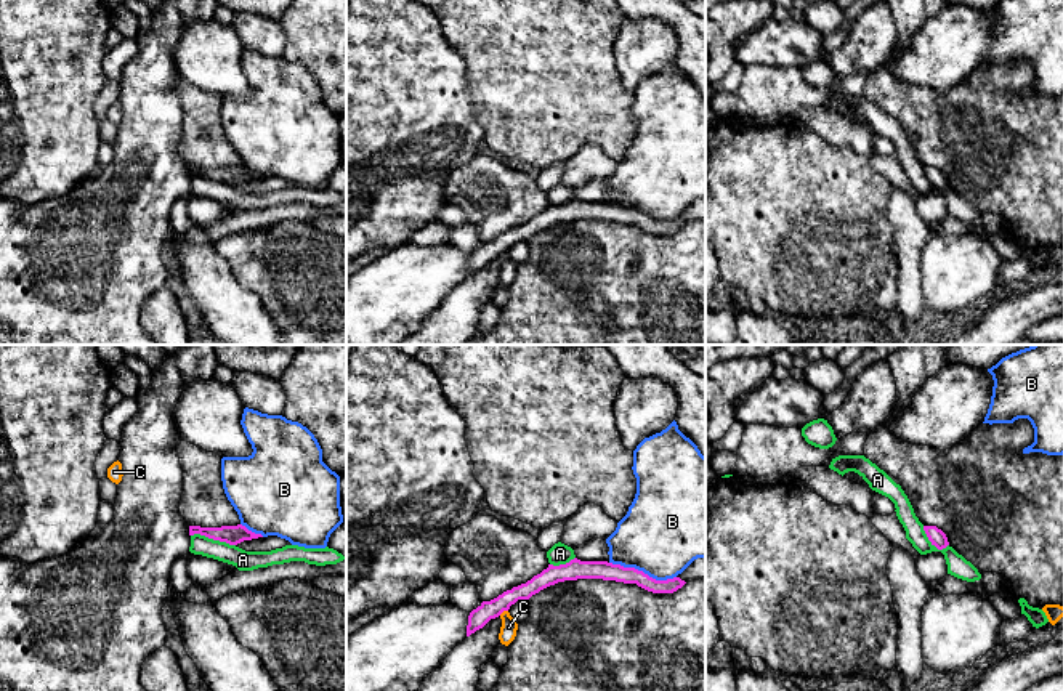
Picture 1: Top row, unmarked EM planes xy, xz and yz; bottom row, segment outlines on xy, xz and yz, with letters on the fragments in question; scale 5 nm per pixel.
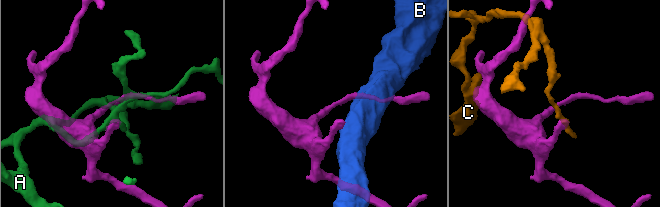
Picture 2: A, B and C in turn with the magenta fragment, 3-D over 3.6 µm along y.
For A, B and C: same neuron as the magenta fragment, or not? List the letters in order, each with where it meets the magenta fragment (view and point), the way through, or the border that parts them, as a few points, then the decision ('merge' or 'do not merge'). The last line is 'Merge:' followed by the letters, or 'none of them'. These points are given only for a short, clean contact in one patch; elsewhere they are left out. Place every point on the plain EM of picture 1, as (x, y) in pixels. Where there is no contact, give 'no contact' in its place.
A: contact xy (214, 180); border xy (191, 175), (204, 175), (234, 186); do not merge
B: contact xz (642, 212); do not merge
C: contact xz (502, 252); border xz (507, 250), (499, 255); do not merge
Merge: none of them

